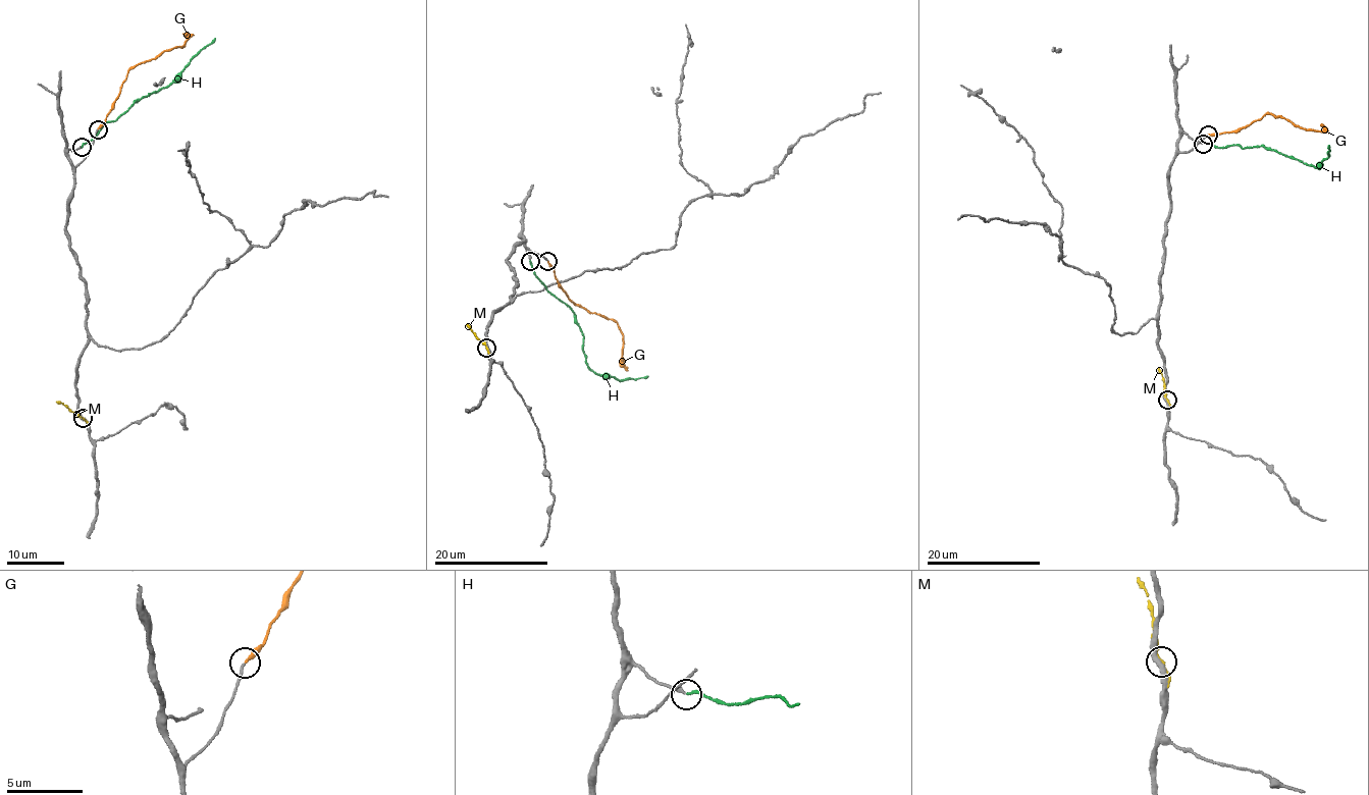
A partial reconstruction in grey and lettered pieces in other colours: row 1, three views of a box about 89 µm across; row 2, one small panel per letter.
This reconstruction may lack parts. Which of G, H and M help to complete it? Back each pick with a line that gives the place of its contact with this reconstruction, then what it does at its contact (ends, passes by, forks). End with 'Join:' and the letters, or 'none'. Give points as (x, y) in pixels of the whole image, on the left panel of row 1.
G: (98, 129) | it ends
H: (82, 147) | it ends
Join: G, H

